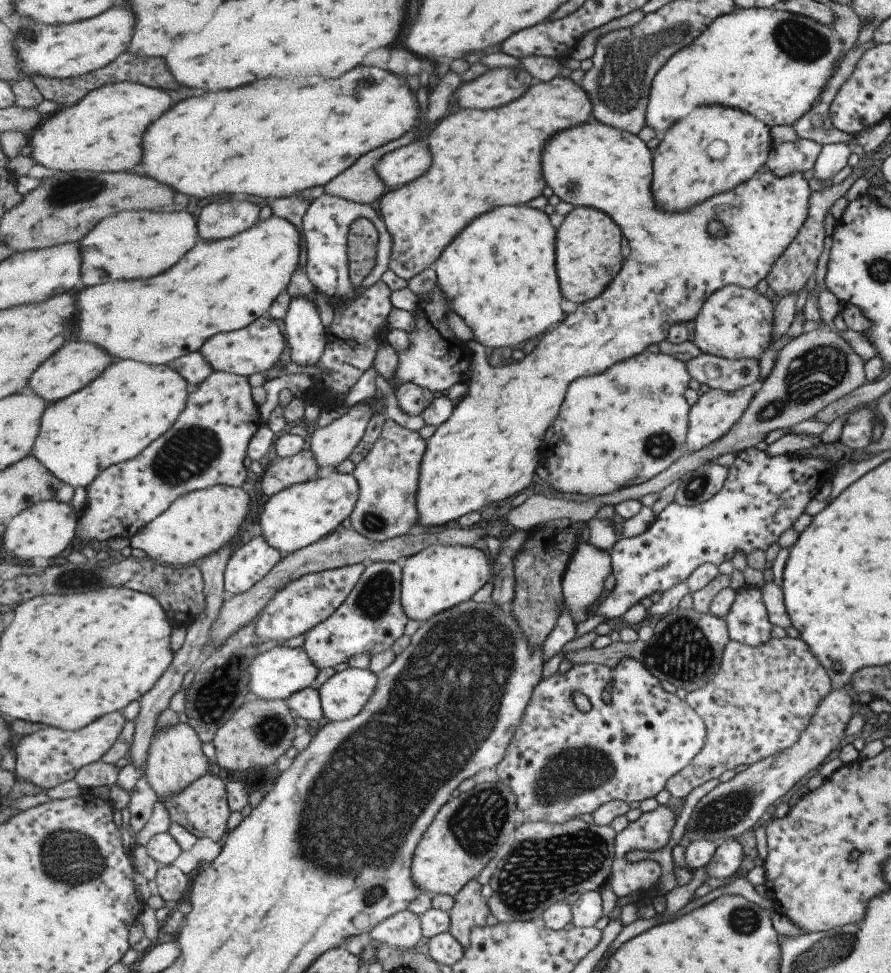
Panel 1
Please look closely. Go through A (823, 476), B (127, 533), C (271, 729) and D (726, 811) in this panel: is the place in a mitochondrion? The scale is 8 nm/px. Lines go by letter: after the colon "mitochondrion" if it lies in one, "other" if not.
A: other
B: other
C: mitochondrion
D: mitochondrion

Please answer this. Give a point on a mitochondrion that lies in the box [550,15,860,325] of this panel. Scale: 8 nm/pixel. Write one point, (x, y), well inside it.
(621, 85)

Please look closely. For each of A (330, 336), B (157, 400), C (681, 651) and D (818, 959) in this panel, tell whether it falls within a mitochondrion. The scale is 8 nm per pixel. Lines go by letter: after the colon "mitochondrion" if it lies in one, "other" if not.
A: other
B: other
C: mitochondrion
D: mitochondrion

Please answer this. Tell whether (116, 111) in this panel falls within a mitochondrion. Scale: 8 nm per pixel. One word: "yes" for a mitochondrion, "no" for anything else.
no

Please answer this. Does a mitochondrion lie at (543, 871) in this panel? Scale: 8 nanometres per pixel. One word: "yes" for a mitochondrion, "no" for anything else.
yes

